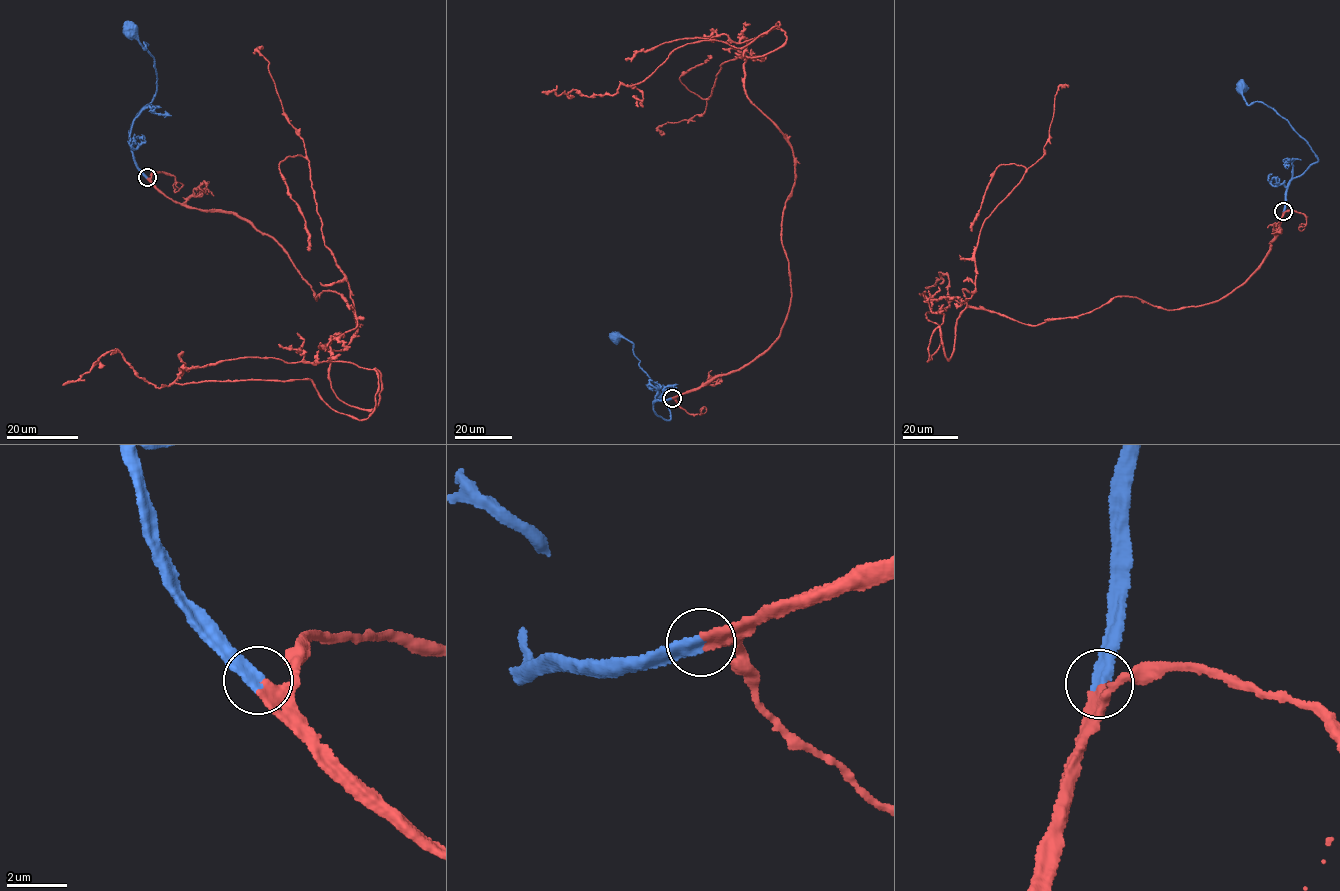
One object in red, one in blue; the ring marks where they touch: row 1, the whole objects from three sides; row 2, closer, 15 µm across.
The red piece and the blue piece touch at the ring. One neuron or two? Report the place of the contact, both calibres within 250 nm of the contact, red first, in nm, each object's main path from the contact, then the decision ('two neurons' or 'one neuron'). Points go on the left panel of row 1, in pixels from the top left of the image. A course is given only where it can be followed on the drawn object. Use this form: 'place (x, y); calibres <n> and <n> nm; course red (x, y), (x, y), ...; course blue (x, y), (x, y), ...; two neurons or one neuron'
place (147, 177); calibres 280 and 440 nm; course red (147, 177), (346, 300), (330, 387), (378, 402), (376, 369), (360, 419), (113, 351), (62, 384); course blue (147, 177), (135, 161), (128, 132), (152, 101), (158, 78), (148, 45), (129, 29); one neuron

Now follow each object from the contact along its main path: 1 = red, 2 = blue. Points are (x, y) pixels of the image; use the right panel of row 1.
1: (1284, 212), (1217, 301), (966, 307), (948, 359), (925, 318), (948, 276), (926, 288)
2: (1284, 212), (1288, 184), (1317, 162), (1317, 157), (1271, 108), (1260, 101), (1248, 104), (1238, 88), (1241, 86)

